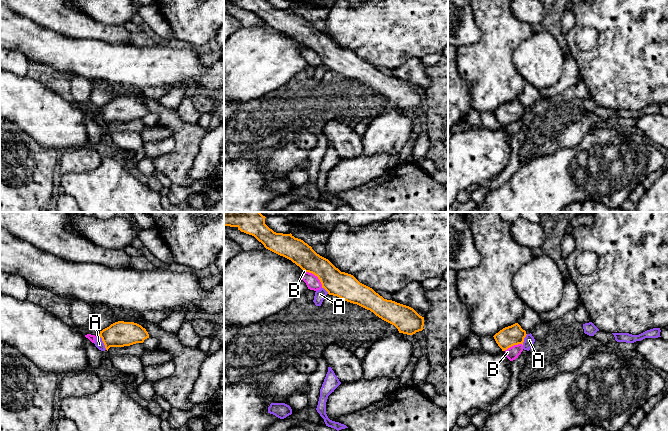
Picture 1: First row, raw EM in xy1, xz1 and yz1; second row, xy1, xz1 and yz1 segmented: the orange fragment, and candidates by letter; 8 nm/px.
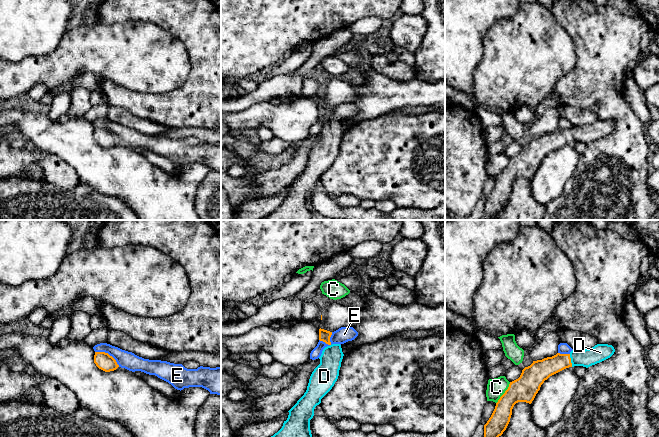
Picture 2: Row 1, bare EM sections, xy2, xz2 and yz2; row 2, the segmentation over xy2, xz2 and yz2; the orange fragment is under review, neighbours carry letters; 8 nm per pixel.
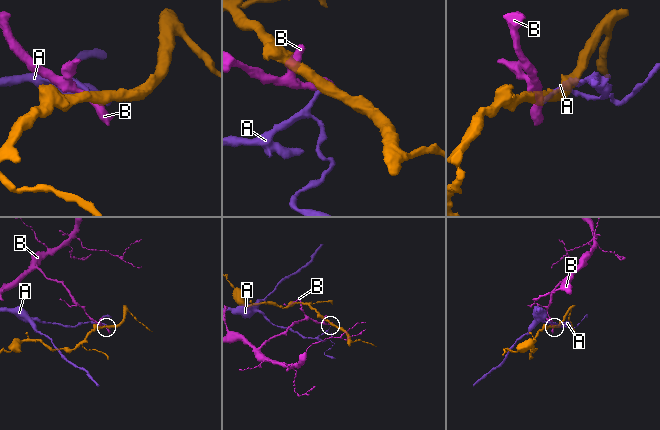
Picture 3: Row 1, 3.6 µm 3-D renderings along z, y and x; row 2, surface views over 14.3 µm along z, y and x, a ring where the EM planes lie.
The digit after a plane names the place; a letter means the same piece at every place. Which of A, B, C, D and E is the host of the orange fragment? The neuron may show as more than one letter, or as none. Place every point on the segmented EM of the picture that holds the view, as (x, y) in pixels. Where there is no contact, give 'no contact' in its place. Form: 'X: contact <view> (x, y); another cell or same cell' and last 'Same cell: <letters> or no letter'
A: contact xy1 (103, 342); another cell
B: contact xz1 (316, 275); another cell
C: contact yz2 (504, 393); another cell
D: contact yz2 (570, 360); same cell
E: contact xy2 (107, 353); another cell
Same cell: D

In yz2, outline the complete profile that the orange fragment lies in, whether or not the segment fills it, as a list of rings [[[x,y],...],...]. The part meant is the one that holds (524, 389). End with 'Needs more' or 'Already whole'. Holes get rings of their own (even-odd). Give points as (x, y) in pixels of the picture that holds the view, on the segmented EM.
[[[597,344],[591,349],[572,350],[569,354],[557,353],[552,357],[533,361],[522,370],[520,377],[510,382],[508,389],[496,403],[484,425],[484,437],[499,437],[506,430],[512,409],[518,402],[531,404],[541,385],[550,376],[574,366],[590,367],[610,358],[615,352],[612,345]]]. Needs more

